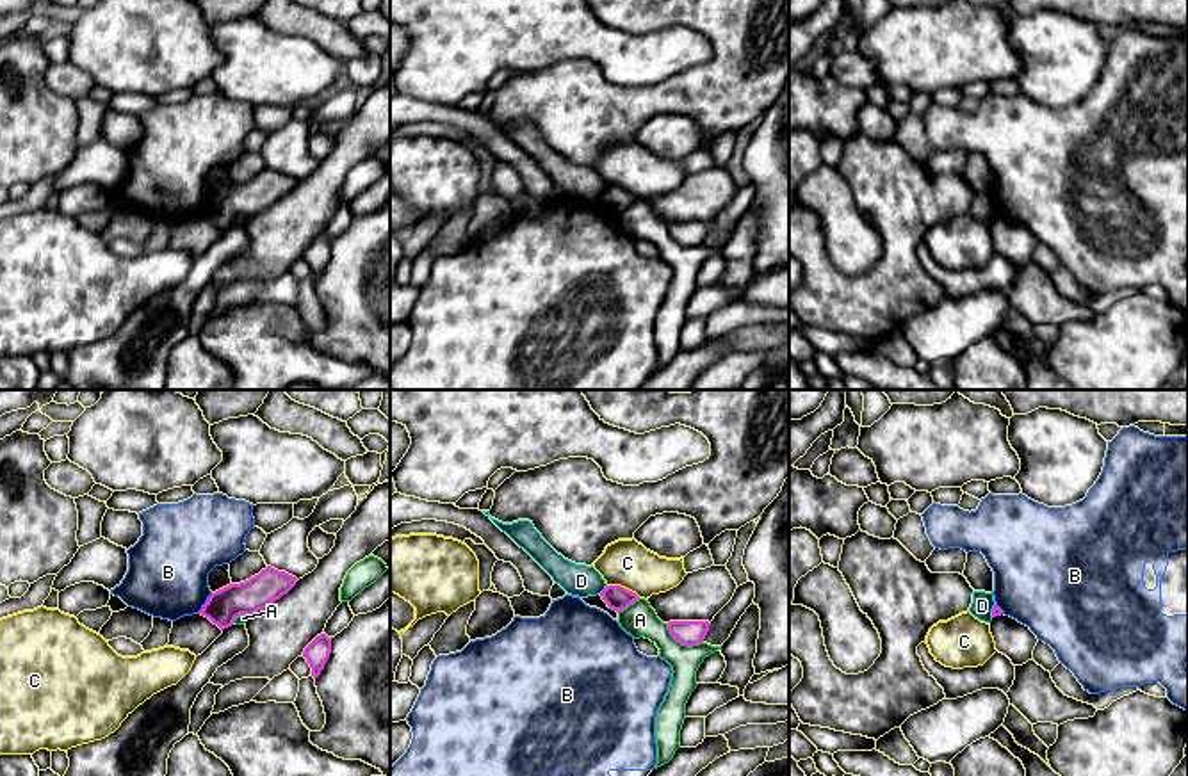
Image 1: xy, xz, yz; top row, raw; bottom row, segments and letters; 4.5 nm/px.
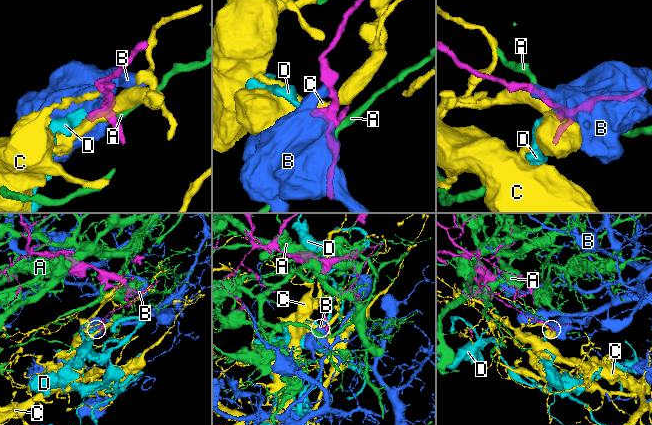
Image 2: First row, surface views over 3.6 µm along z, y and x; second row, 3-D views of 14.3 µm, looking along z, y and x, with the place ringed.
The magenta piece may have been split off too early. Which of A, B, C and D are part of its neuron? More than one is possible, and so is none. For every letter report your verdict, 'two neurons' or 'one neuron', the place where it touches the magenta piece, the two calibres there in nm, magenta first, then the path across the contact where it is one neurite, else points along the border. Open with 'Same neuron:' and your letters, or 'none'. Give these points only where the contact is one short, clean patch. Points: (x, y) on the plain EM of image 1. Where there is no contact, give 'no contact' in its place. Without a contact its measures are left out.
Same neuron: none
A: two neurons; meets magenta in xz at (681, 244); 110 nm thick on the magenta side, 160 nm on the other
B: two neurons; meets magenta in xy at (205, 205); 150 nm thick on the magenta side, 360 nm on the other
C: two neurons; meets magenta in xz at (624, 189); 110 nm thick on the magenta side, 220 nm on the other
D: two neurons; meets magenta in xz at (604, 191); 110 nm thick on the magenta side, 150 nm on the other; border along xz (606, 185), (599, 194)

